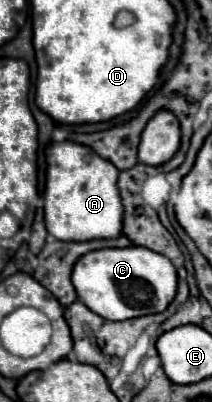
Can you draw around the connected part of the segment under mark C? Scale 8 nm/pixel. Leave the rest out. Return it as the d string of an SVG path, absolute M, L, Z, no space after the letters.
M102 248L92 250L74 264L74 288L78 300L106 320L128 320L164 312L176 294L176 270L172 262L148 248Z

